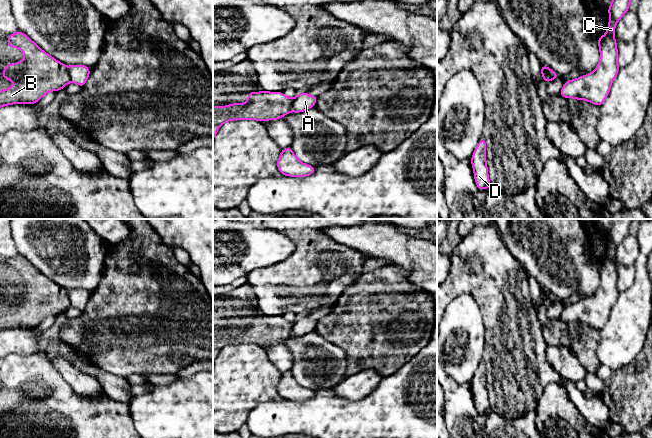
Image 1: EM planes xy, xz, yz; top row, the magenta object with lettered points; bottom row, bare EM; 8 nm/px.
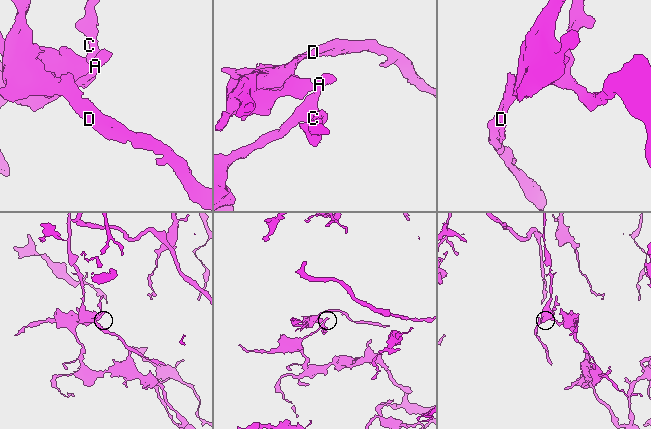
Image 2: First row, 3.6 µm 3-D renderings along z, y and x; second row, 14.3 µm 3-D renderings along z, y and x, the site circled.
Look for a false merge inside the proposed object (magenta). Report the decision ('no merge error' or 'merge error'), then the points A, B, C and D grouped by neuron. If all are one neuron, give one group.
merge error; groups A C / B D

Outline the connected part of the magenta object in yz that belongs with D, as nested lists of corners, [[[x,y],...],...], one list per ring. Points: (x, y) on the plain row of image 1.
[[[482,361],[475,372],[471,381],[471,387],[474,395],[474,403],[479,414],[490,412],[488,392],[486,387],[486,366]]]

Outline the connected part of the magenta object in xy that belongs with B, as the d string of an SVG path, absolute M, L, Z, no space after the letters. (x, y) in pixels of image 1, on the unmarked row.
M25 257L8 259L8 270L21 273L24 283L4 291L0 298L15 309L0 314L0 331L12 328L34 328L46 317L63 313L69 306L68 291L45 277Z

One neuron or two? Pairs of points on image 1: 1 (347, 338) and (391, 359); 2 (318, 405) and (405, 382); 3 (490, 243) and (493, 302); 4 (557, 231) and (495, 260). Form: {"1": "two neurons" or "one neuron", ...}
{"1": "one neuron", "2": "one neuron", "3": "one neuron", "4": "two neurons"}

